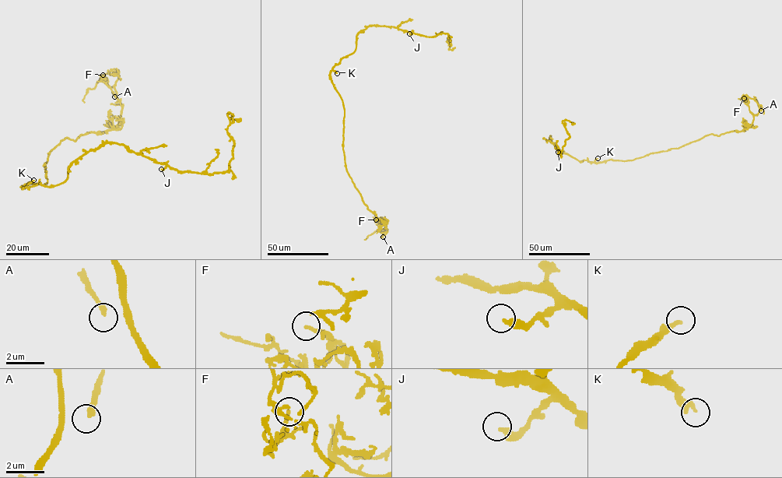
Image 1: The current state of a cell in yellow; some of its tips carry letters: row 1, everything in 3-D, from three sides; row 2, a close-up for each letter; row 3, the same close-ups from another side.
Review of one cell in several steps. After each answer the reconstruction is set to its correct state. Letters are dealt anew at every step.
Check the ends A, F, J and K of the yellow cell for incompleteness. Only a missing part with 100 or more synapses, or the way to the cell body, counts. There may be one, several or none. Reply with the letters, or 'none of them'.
A

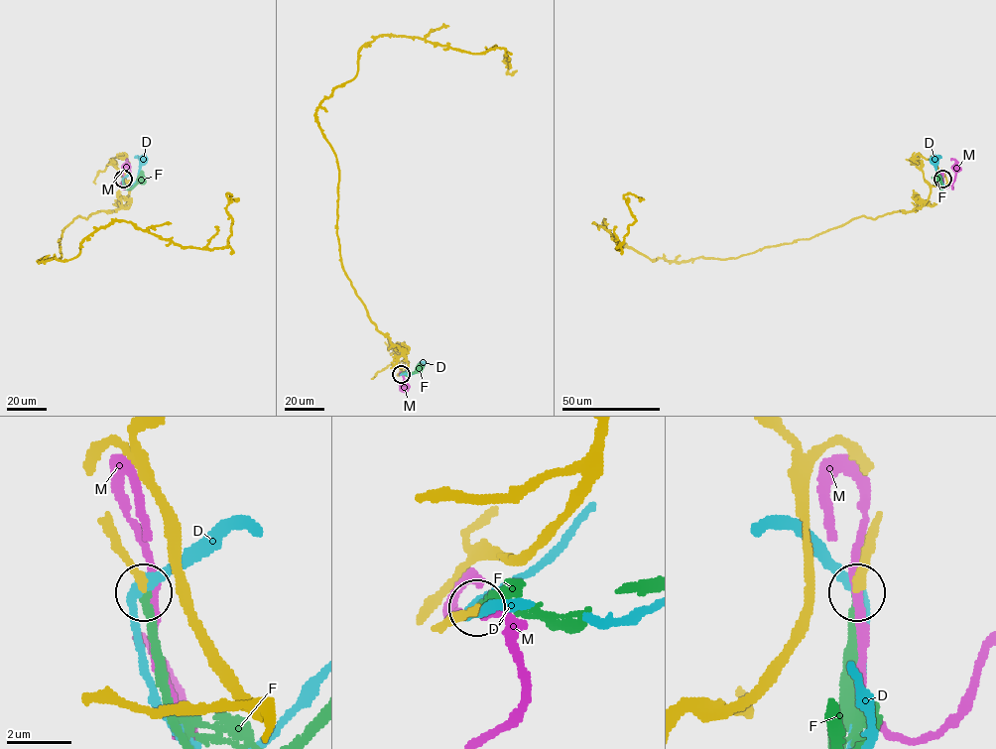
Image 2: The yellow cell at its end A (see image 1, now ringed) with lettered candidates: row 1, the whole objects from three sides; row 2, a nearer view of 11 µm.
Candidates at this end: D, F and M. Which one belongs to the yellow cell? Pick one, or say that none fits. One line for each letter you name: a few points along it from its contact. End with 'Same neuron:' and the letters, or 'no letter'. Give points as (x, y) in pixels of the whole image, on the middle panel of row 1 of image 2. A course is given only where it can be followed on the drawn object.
F: Its course: (401, 374), (419, 372), (420, 369)
Same neuron: F

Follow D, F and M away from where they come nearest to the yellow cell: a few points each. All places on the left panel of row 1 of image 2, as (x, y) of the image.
D: (123, 178), (123, 185), (128, 189), (137, 180), (145, 162), (143, 159)
F: (123, 178), (124, 185), (131, 188), (142, 179)
M: (123, 178), (126, 187), (123, 182), (121, 187), (125, 188), (131, 180), (126, 167)

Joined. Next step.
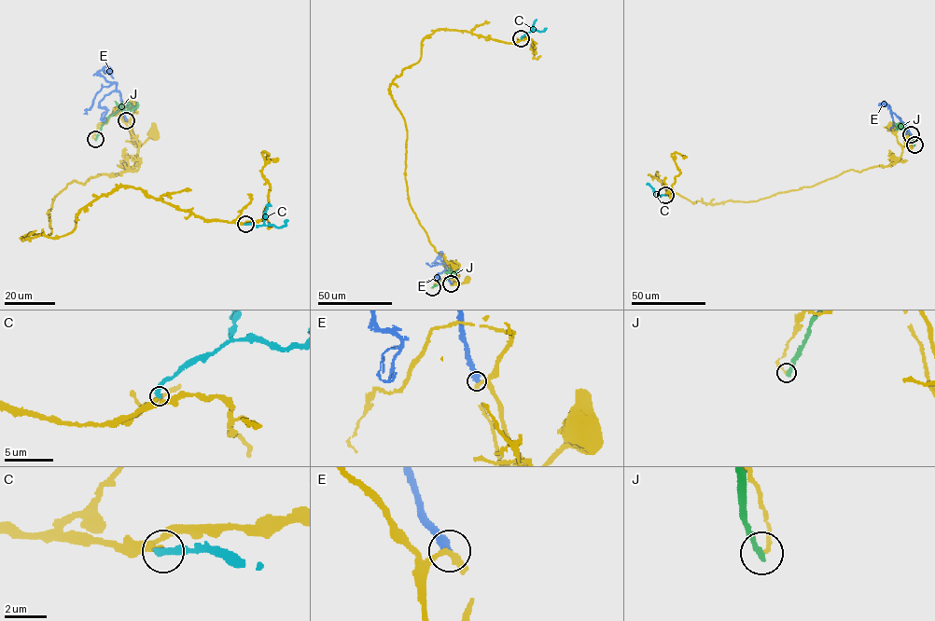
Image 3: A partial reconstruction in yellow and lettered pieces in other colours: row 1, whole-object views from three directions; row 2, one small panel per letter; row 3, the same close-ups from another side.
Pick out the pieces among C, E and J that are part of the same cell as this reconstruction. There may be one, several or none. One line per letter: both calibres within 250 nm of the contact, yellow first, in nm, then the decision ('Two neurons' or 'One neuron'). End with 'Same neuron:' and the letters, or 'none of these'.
C: Thickness 280 nm (yellow) against 360 nm. One neuron
E: Thickness 400 nm (yellow) against 400 nm. Two neurons
J: Thickness 160 nm (yellow) against 320 nm. Two neurons
Same neuron: C

